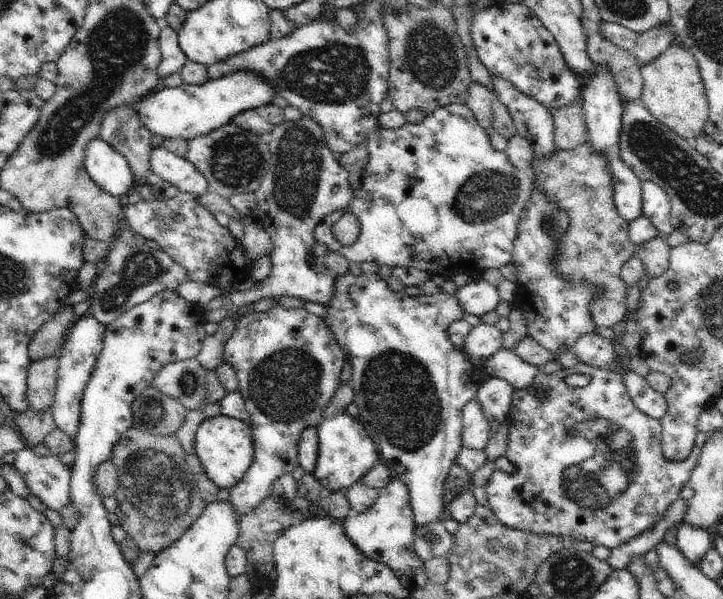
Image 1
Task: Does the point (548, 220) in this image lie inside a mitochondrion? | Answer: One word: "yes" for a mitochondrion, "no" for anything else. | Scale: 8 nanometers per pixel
yes

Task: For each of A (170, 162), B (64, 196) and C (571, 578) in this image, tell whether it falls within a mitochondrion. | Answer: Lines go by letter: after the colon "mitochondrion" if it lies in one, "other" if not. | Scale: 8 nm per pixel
A: other
B: other
C: mitochondrion

